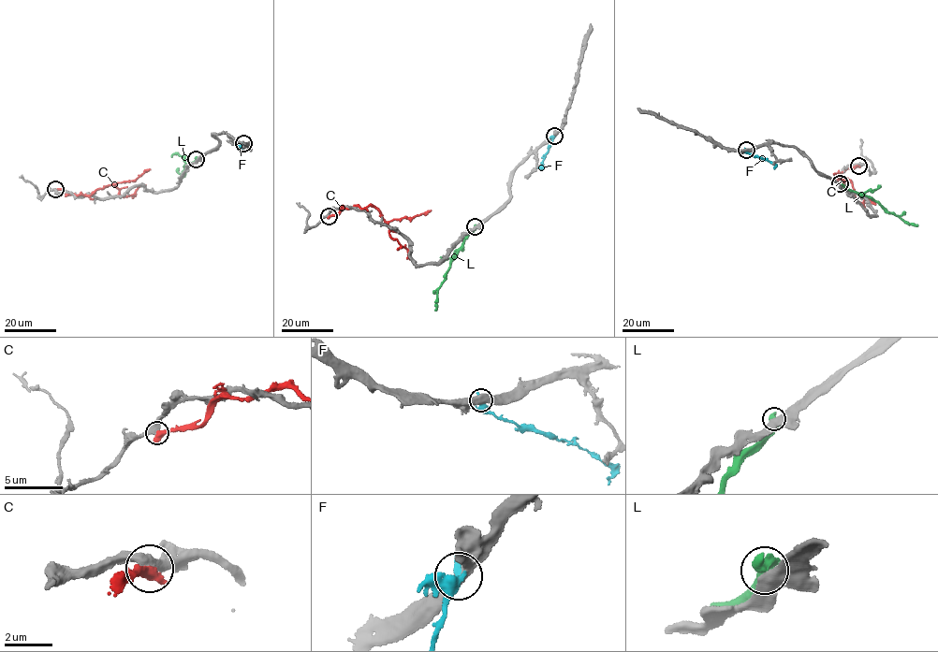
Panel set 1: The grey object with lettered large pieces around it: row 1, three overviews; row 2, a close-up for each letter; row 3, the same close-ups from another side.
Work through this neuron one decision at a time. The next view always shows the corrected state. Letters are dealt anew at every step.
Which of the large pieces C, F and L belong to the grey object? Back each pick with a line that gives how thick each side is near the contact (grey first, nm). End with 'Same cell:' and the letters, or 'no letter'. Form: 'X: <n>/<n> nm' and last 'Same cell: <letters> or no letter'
Same cell: no letter

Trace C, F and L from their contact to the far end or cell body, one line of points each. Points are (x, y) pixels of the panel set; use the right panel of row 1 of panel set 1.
C: (858, 166), (845, 169), (836, 177), (850, 180), (857, 200), (861, 203), (867, 199), (875, 205)
F: (746, 150), (769, 161), (774, 168)
L: (840, 183), (875, 200), (886, 211), (910, 224), (918, 224)

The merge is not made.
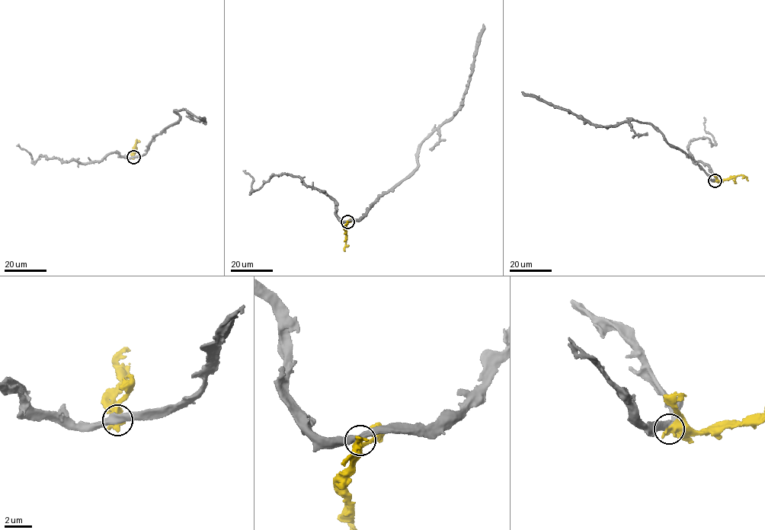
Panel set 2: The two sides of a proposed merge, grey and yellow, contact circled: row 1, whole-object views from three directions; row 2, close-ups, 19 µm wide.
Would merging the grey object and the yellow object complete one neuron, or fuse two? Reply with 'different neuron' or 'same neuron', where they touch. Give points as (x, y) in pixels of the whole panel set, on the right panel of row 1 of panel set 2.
different neuron; place (715, 180)

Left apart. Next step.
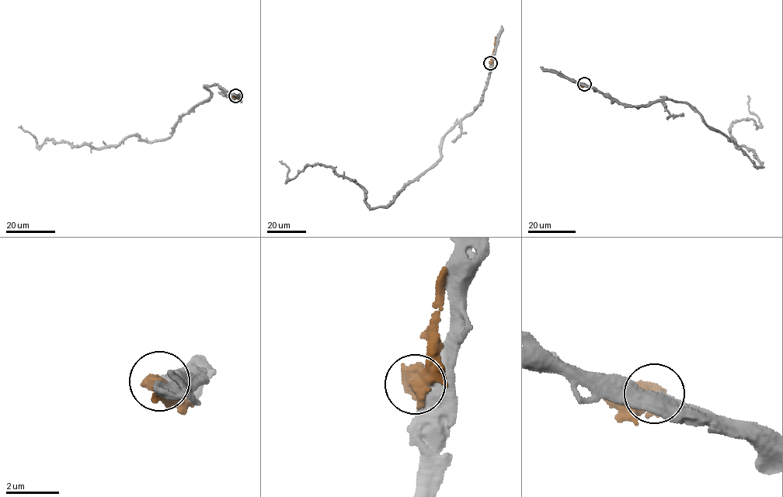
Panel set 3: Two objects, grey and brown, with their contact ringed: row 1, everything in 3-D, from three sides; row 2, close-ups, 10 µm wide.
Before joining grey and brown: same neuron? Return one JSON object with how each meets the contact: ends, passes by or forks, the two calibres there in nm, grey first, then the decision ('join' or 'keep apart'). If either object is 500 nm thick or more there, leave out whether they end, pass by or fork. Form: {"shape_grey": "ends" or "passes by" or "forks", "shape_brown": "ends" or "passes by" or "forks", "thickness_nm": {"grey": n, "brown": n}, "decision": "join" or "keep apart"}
{"thickness_nm": {"grey": 480, "brown": 700}, "decision": "keep apart"}

